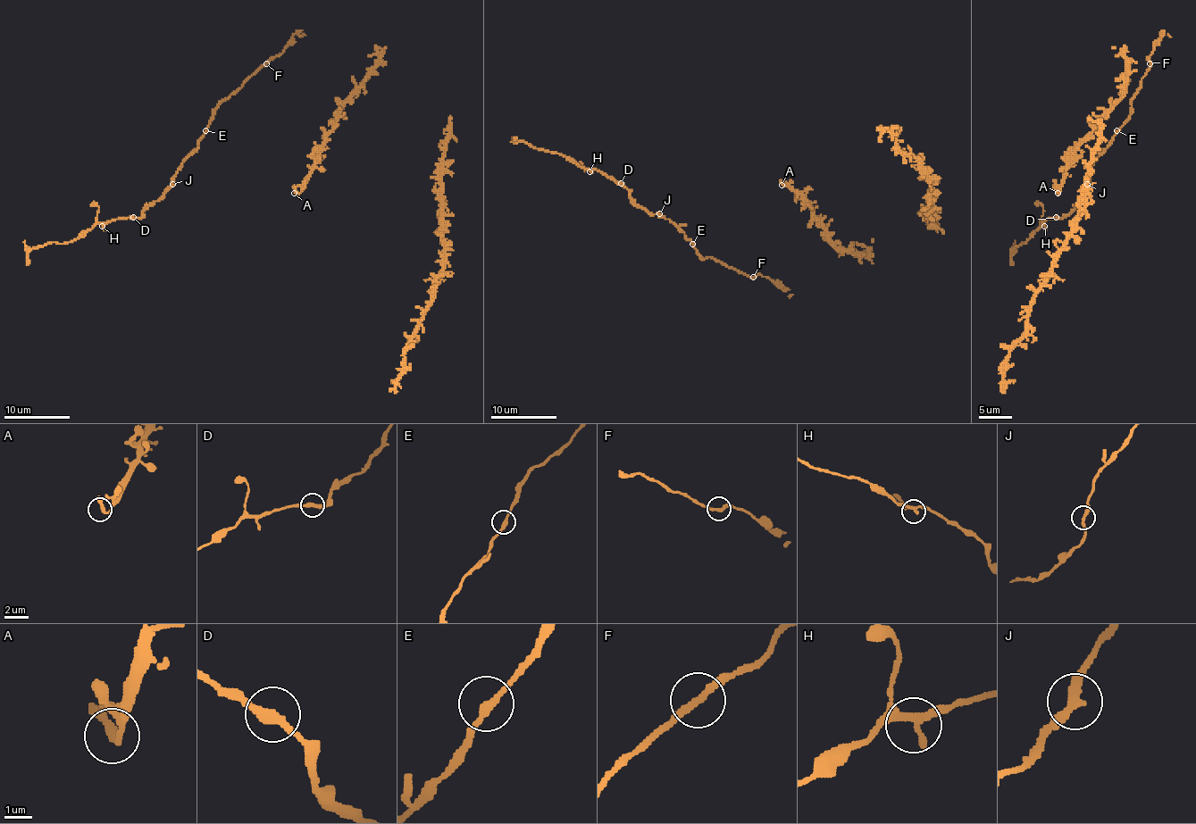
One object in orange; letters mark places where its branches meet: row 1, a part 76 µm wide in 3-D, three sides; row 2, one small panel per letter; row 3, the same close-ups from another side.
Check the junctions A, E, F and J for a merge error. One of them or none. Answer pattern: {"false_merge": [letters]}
{"false_merge": []}

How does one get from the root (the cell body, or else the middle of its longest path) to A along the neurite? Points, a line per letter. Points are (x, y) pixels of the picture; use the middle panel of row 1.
A: (839, 255), (842, 253), (831, 242), (825, 228), (806, 201), (791, 187), (782, 185)

